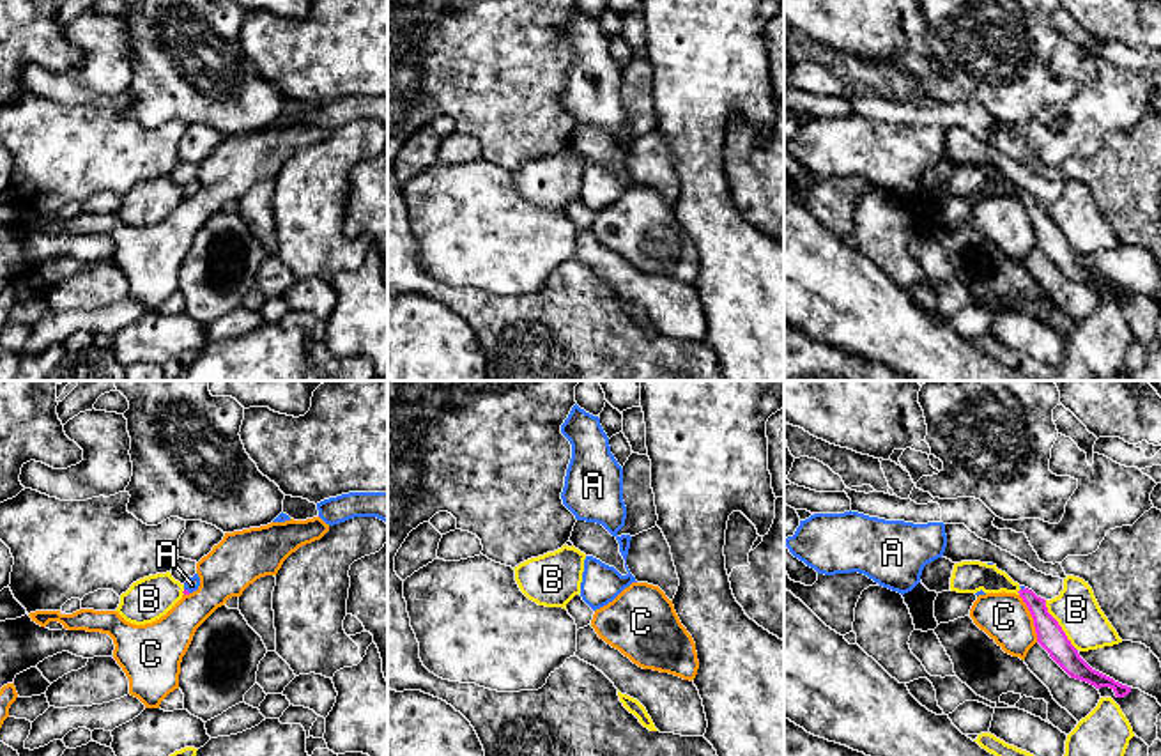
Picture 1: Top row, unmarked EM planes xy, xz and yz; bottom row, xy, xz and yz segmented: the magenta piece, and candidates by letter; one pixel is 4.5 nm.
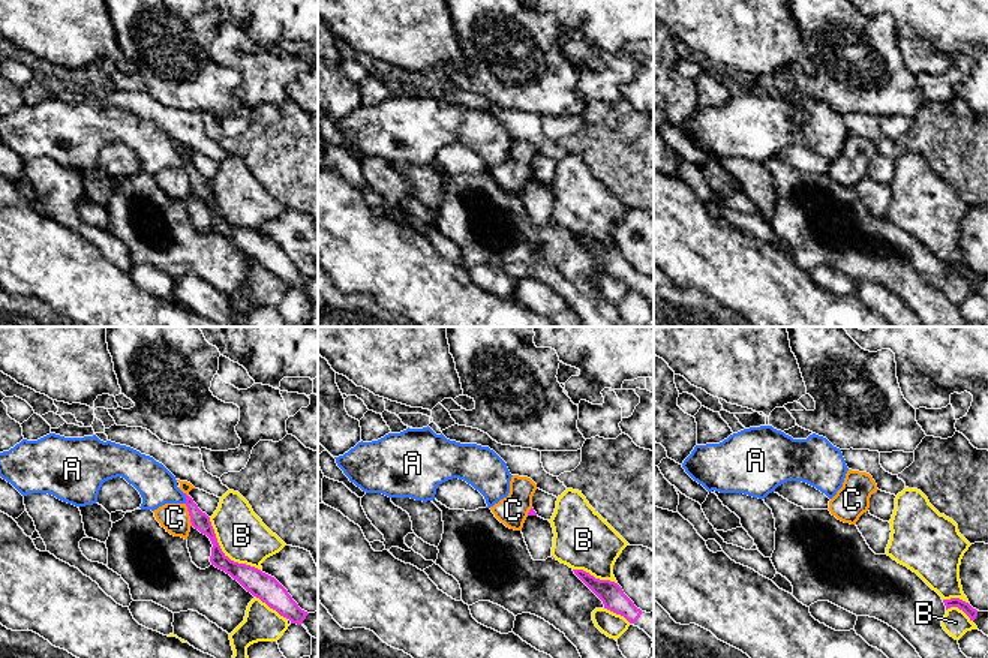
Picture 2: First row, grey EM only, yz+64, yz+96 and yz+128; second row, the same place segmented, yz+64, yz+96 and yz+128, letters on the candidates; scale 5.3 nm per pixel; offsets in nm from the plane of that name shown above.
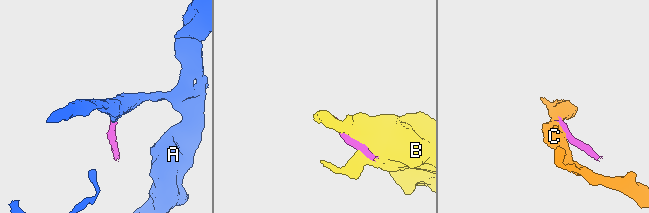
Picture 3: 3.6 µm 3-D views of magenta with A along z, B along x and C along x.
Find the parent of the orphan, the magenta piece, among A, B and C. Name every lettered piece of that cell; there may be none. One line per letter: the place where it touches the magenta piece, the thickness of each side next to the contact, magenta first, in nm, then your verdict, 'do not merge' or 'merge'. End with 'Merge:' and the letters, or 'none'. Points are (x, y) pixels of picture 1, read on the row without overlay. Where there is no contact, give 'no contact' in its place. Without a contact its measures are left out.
A: xy (186, 193) | 20/70 nm | merge
B: yz (1059, 229) | 120/200 nm | do not merge
C: yz (1032, 220) | 120/220 nm | do not merge
Merge: A

